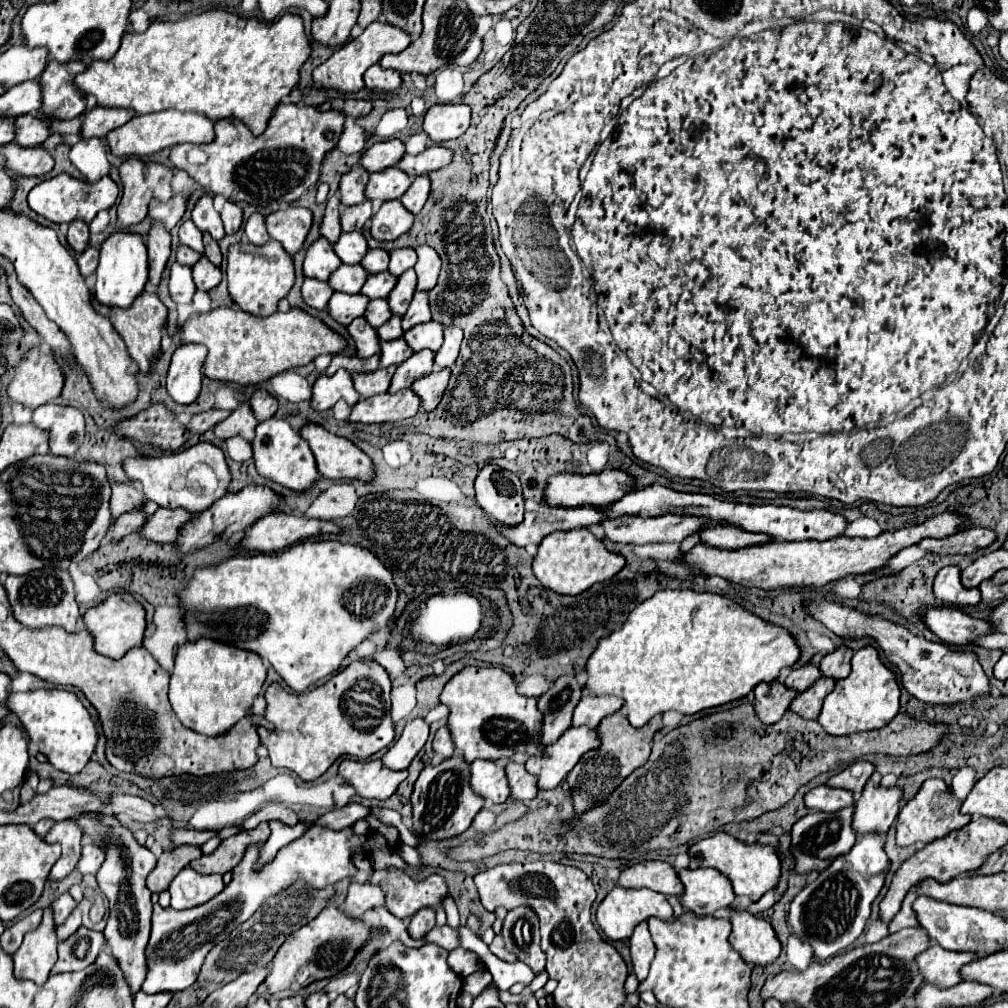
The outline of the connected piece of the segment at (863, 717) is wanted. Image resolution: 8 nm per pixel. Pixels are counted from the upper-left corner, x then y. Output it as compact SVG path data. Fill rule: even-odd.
M872 646L858 650L852 656L850 666L852 666L850 676L836 682L834 690L826 696L822 712L818 716L820 726L830 736L850 736L856 732L884 728L898 714L898 708L900 708L898 682L896 682L892 670L880 662L878 652Z

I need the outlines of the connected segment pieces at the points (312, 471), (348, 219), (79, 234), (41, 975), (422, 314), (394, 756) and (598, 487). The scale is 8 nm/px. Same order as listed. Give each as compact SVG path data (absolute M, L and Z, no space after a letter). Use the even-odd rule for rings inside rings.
M270 418L260 422L256 428L256 438L252 442L252 448L254 448L256 470L260 476L294 492L306 492L316 484L318 470L312 450L308 448L308 442L304 442L304 438L296 430L292 430L292 426L286 420Z
M362 202L358 206L344 206L340 208L340 226L342 232L362 230L366 220L372 216L372 202Z
M74 220L68 224L68 244L74 248L74 252L82 252L86 246L88 246L88 224L82 222L82 220Z
M44 910L40 926L24 936L22 946L12 954L14 976L18 980L44 982L56 962L56 930L52 924L52 910ZM38 976L38 980L36 980Z
M416 292L408 312L402 316L402 328L404 332L410 330L416 324L430 320L430 306L428 306L428 292Z
M414 718L404 726L404 732L398 742L394 742L388 752L384 754L382 762L390 770L406 770L414 756L424 748L428 740L430 726L424 722L424 718Z
M602 470L600 474L556 474L548 478L544 488L546 504L552 508L578 508L578 506L606 506L620 500L624 494L634 490L634 480L622 470Z

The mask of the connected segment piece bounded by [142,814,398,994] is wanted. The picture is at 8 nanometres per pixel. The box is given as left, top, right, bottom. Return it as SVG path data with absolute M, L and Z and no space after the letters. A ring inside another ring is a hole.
M372 814L358 820L356 826L344 828L344 830L330 830L324 826L312 826L304 836L282 848L274 862L264 866L260 872L254 872L252 866L260 856L260 846L250 846L246 850L244 860L234 868L232 882L210 902L190 908L190 910L174 910L174 908L162 908L158 902L154 904L152 914L152 934L146 948L148 958L148 970L146 980L142 984L144 994L156 994L156 992L182 992L184 988L190 988L204 964L206 954L228 934L236 928L236 924L246 922L258 906L268 898L282 890L286 890L292 882L304 880L316 888L324 888L328 884L334 884L342 878L356 876L356 868L352 864L352 852L354 850L394 850L398 844L398 832L396 828L384 826L380 820L376 820Z

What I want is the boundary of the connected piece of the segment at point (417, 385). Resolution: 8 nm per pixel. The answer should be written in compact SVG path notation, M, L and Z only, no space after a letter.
M444 368L444 370L436 370L436 372L416 380L410 386L416 392L416 396L420 396L424 412L430 412L440 404L442 394L444 394L444 390L448 386L448 378L450 378L450 370Z

